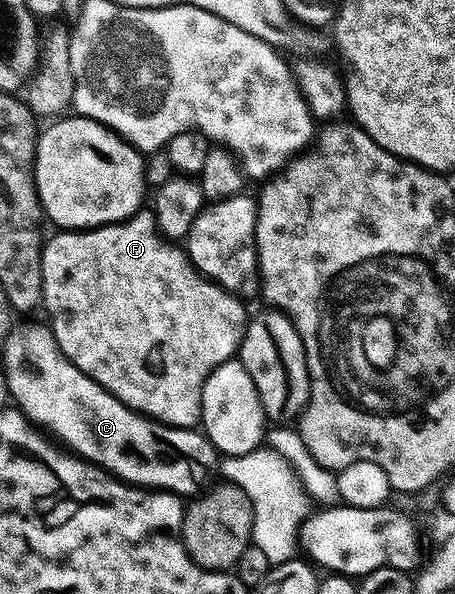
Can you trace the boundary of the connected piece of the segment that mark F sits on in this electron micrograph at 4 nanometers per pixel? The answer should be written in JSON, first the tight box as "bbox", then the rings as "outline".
{"bbox":[41,210,248,429],"outline":[[[139,210],[127,220],[121,220],[119,224],[105,224],[99,228],[85,230],[58,230],[53,234],[55,236],[51,240],[49,237],[42,245],[41,307],[46,308],[47,314],[50,315],[48,326],[54,331],[62,353],[77,368],[84,370],[88,378],[104,386],[104,390],[120,398],[120,402],[124,402],[132,411],[141,412],[151,420],[159,420],[160,423],[173,428],[197,429],[202,418],[202,391],[208,374],[212,374],[212,370],[216,370],[216,366],[220,366],[225,360],[235,359],[238,348],[242,345],[242,335],[245,334],[248,323],[248,311],[246,312],[245,306],[241,304],[243,301],[235,293],[228,292],[214,281],[206,279],[186,255],[185,247],[165,239],[158,231],[153,211]]]}

